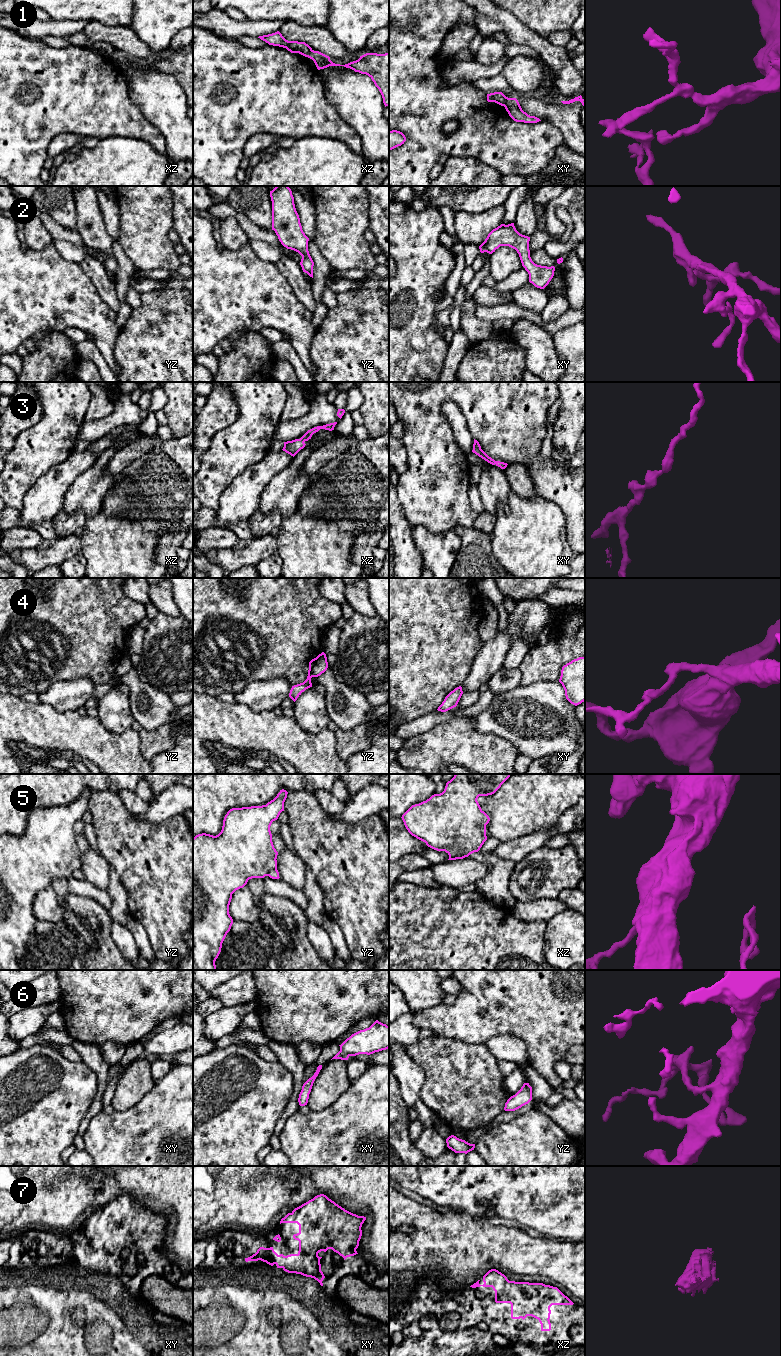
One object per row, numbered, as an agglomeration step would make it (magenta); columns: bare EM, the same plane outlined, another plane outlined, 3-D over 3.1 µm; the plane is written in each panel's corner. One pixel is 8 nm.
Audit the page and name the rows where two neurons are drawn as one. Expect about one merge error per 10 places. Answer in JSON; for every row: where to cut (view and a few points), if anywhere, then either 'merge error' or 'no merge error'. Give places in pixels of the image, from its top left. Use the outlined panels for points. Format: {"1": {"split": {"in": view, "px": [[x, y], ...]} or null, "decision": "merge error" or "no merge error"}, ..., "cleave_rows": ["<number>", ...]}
{"1": {"split": {"in": "xy", "px": [[508, 98], [503, 105]]}, "decision": "merge error"}, "2": {"split": null, "decision": "no merge error"}, "3": {"split": null, "decision": "no merge error"}, "4": {"split": null, "decision": "no merge error"}, "5": {"split": {"in": "xz", "px": [[466, 854], [461, 850], [449, 857]]}, "decision": "merge error"}, "6": {"split": null, "decision": "no merge error"}, "7": {"split": null, "decision": "no merge error"}, "cleave_rows": ["1", "5"]}

